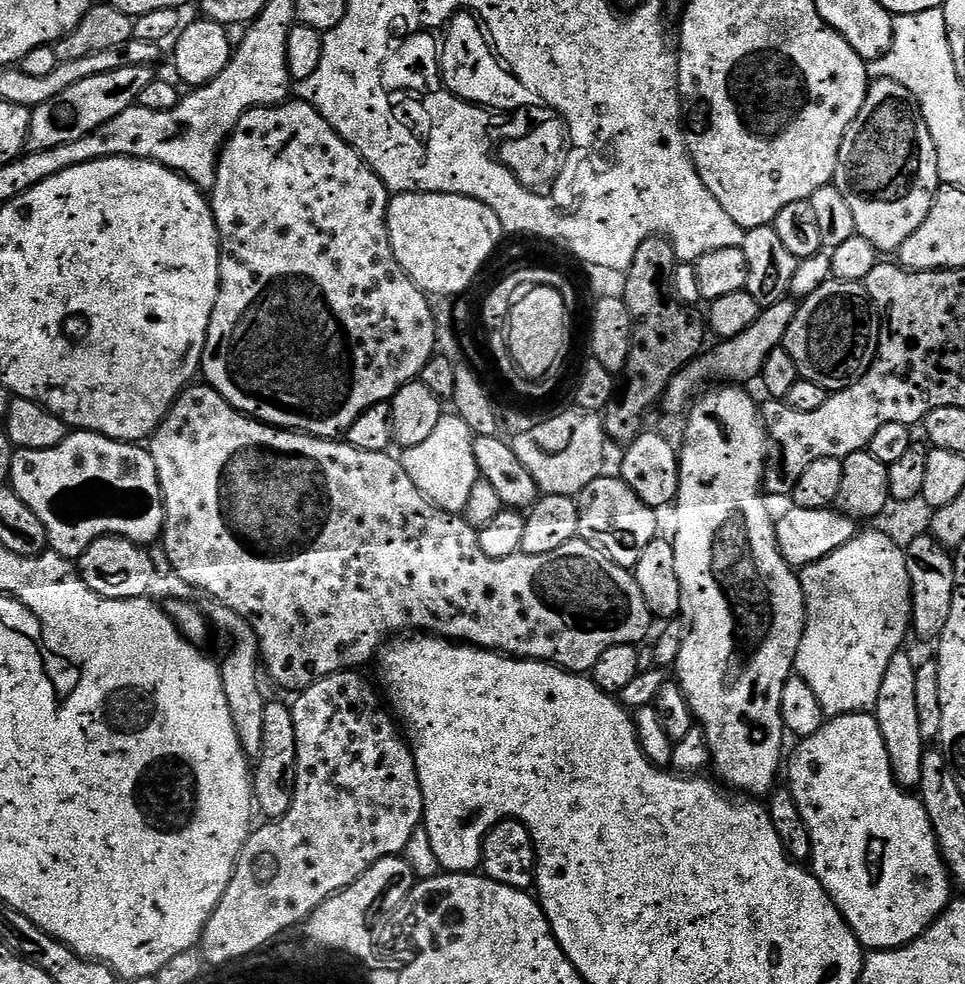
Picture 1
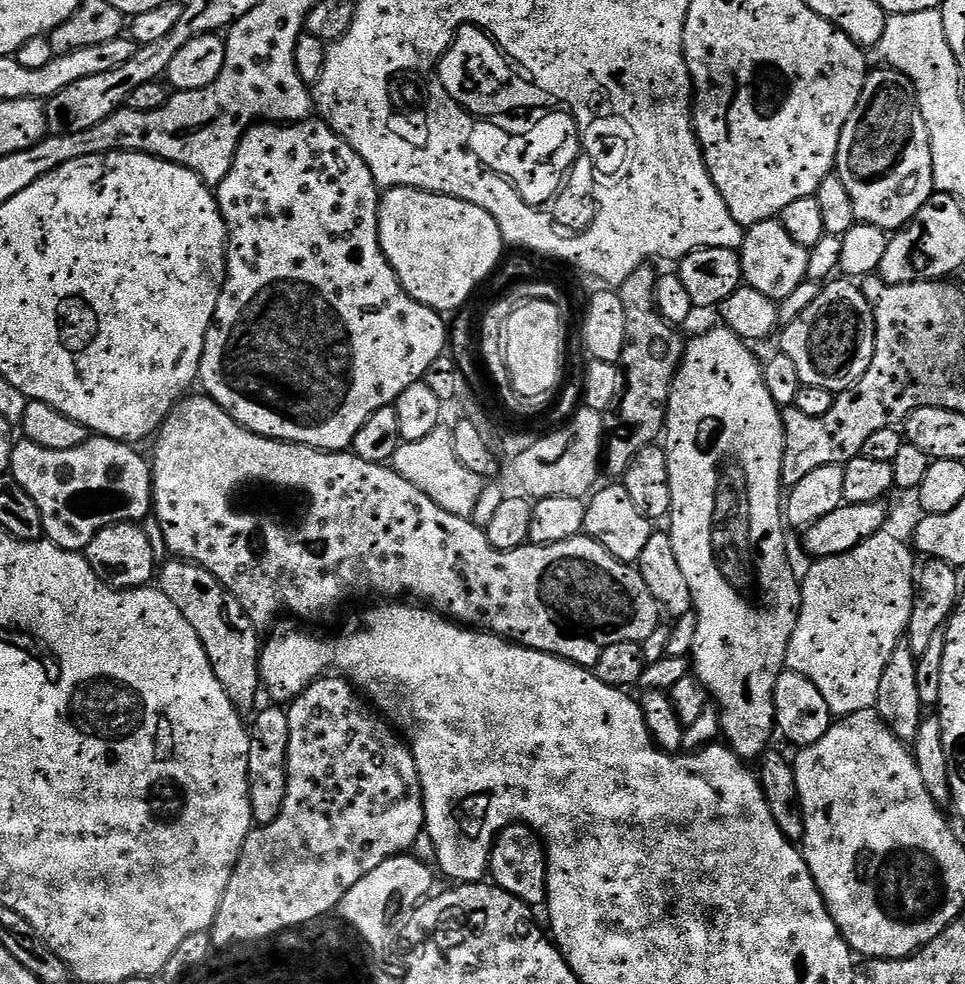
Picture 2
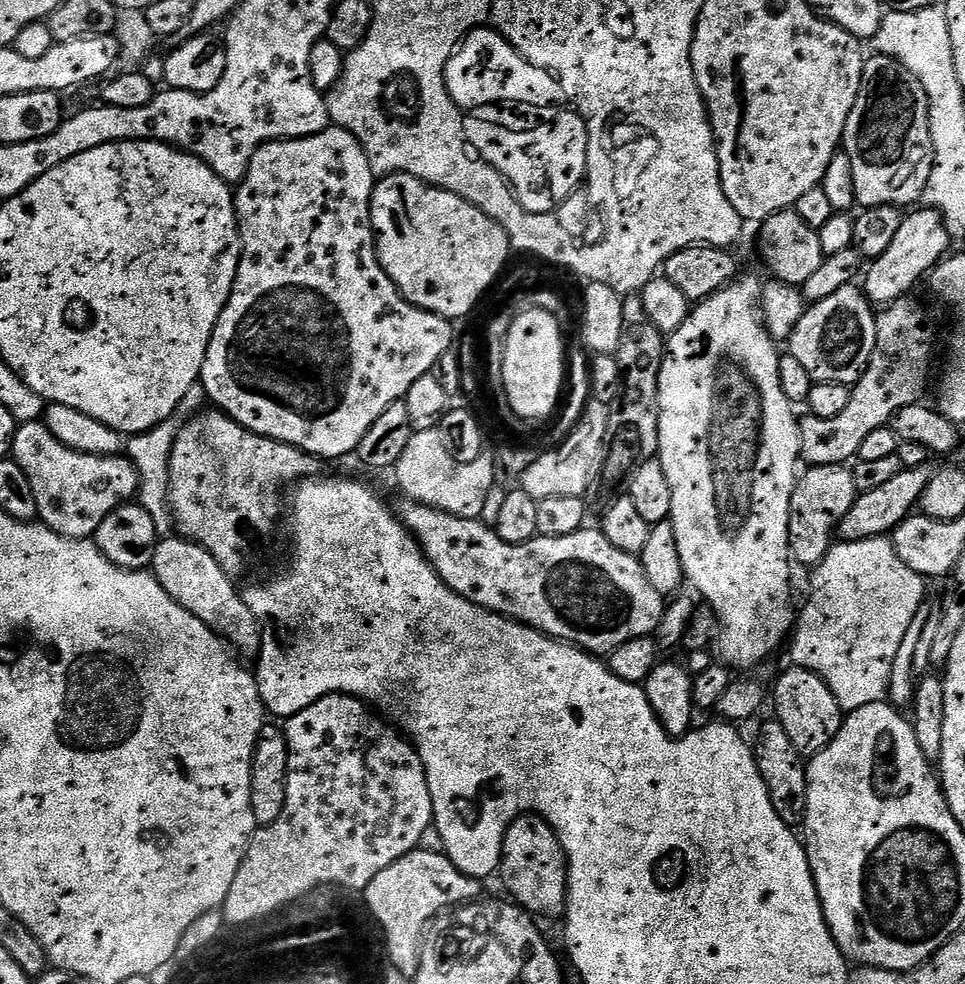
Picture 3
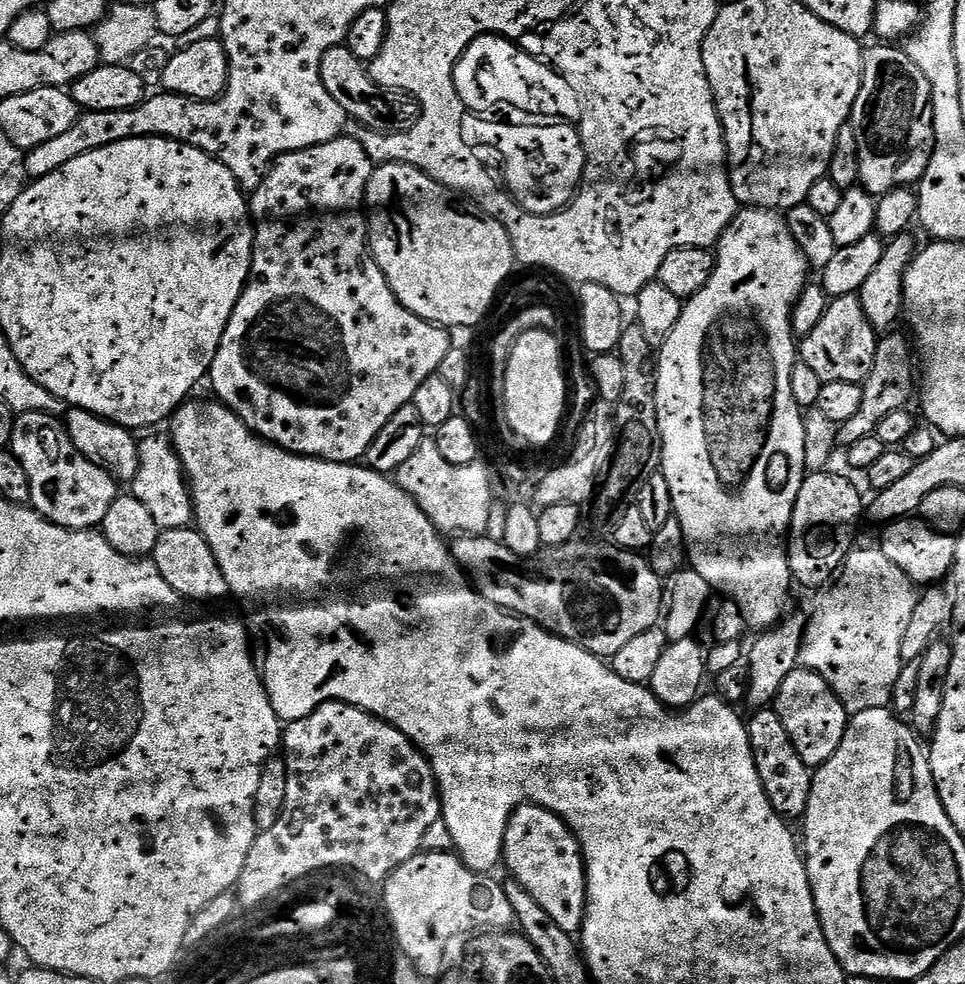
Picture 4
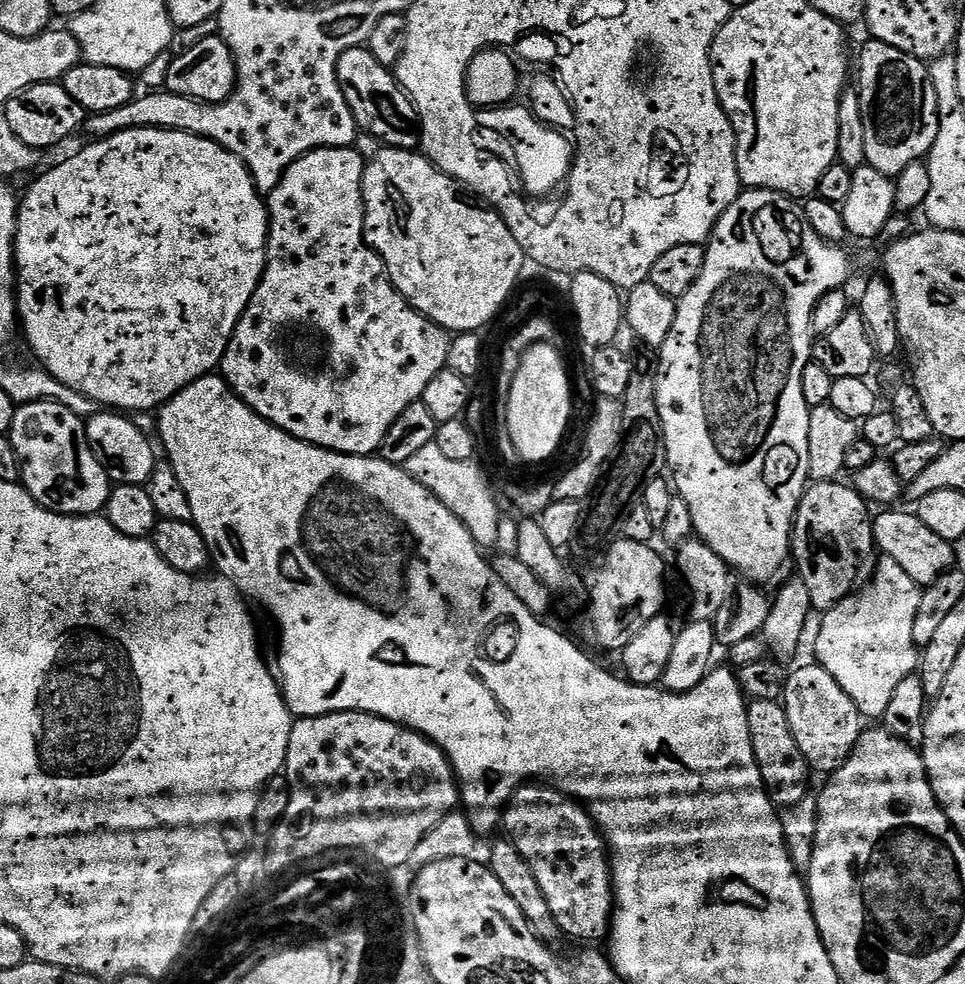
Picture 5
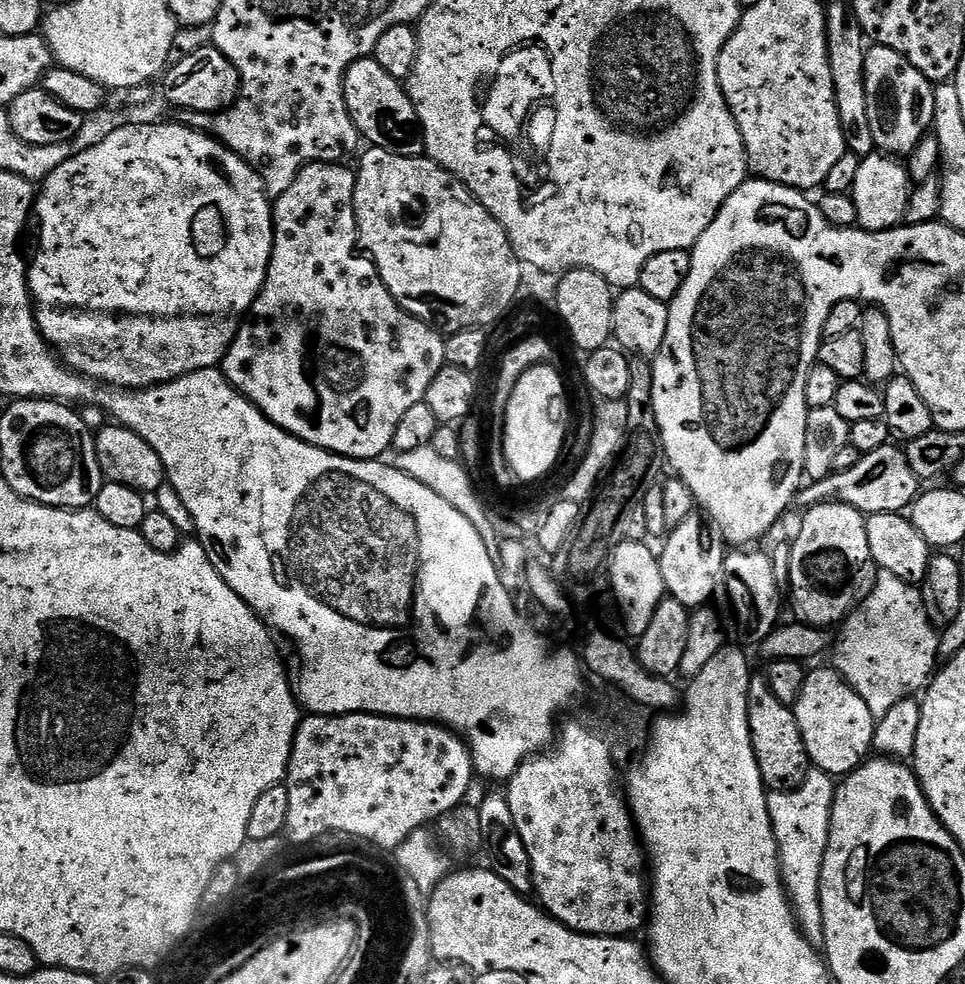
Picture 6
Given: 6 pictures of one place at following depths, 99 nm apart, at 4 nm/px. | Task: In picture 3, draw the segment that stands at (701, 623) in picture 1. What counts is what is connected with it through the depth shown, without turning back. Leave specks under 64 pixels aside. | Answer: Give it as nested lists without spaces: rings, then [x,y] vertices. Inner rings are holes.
[[[748,276],[737,279],[735,282],[728,285],[727,288],[716,292],[710,299],[701,300],[689,311],[686,322],[682,322],[682,326],[678,326],[676,332],[671,333],[666,340],[666,351],[664,353],[664,361],[662,362],[662,370],[658,374],[658,402],[660,403],[660,417],[658,418],[658,446],[660,451],[658,459],[662,470],[666,470],[666,482],[670,482],[670,498],[672,499],[672,515],[670,523],[674,526],[674,538],[678,538],[678,554],[682,554],[682,566],[684,567],[684,578],[689,585],[693,584],[702,595],[705,596],[707,607],[712,608],[716,612],[716,616],[720,619],[721,633],[718,641],[718,649],[720,648],[719,659],[723,661],[729,669],[737,670],[736,668],[756,668],[780,643],[789,639],[790,633],[794,628],[794,608],[792,612],[792,568],[794,569],[793,561],[790,559],[790,549],[788,546],[788,527],[790,526],[790,498],[796,489],[798,479],[798,471],[796,467],[801,467],[802,461],[800,458],[800,425],[798,416],[795,416],[794,406],[786,398],[786,394],[782,394],[782,382],[778,378],[778,370],[780,369],[781,349],[778,350],[777,341],[772,339],[768,329],[764,327],[764,321],[761,313],[758,311],[760,302],[760,293],[762,284],[759,284],[754,277]]]

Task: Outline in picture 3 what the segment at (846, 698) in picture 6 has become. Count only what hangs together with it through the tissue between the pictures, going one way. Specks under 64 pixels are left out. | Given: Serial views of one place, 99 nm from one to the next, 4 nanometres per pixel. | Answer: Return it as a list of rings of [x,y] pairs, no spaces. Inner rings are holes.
[[[788,666],[788,669],[776,680],[776,712],[774,719],[786,730],[790,742],[794,742],[794,750],[805,758],[816,756],[830,742],[834,742],[834,734],[842,726],[846,713],[841,708],[838,698],[826,686],[826,682],[818,674],[805,668]]]

